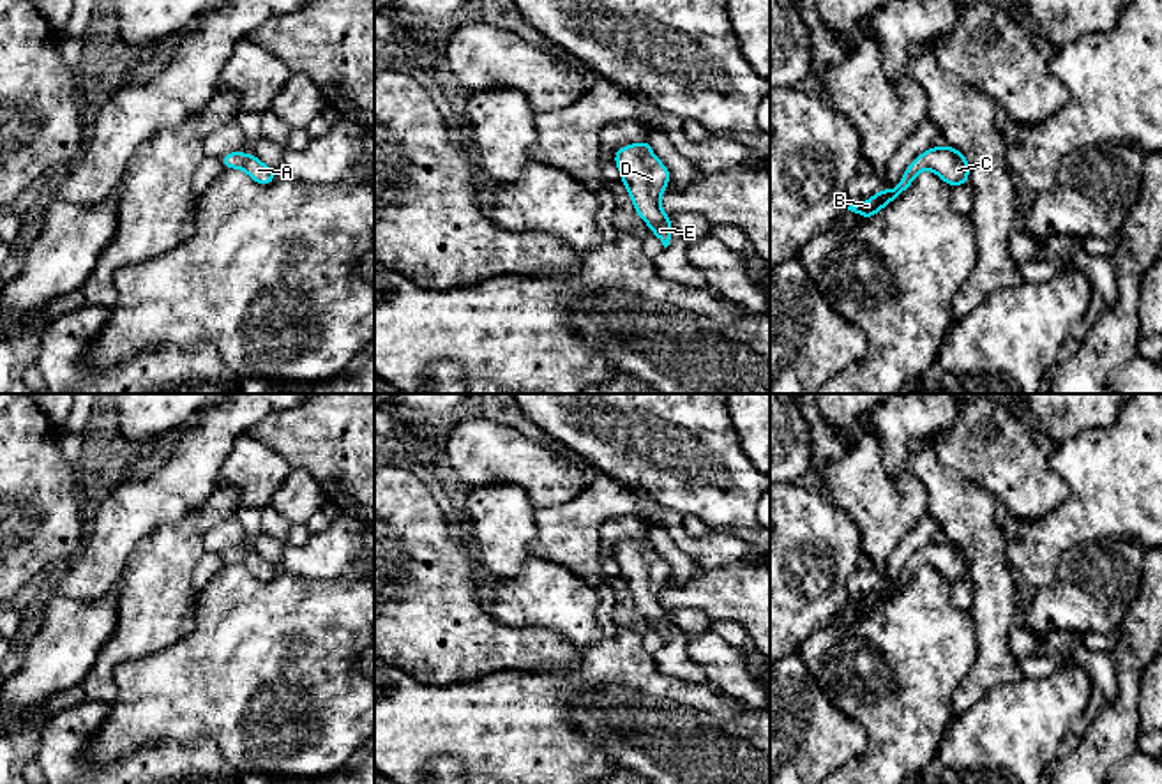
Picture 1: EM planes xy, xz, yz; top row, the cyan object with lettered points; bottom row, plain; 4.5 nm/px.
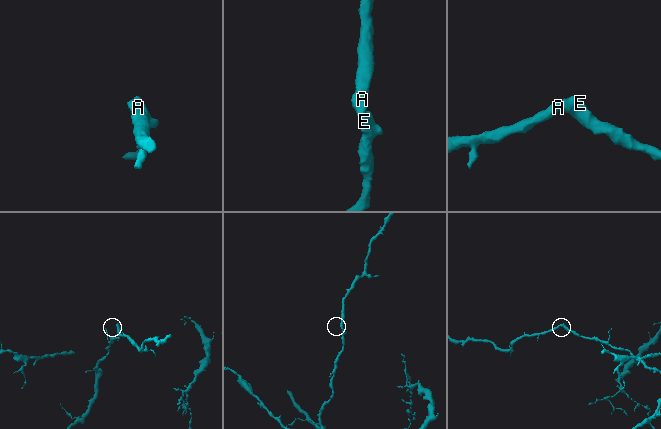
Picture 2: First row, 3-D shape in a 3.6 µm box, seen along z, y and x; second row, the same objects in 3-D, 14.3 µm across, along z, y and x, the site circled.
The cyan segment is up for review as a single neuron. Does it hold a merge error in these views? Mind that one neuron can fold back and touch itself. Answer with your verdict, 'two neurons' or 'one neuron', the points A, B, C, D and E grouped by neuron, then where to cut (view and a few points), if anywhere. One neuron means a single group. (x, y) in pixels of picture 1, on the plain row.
one neuron; A B C D E; no cut

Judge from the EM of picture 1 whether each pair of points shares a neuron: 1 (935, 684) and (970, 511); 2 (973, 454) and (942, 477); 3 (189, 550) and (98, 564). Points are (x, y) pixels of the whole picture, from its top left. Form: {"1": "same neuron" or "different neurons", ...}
{"1": "different neurons", "2": "different neurons", "3": "different neurons"}

